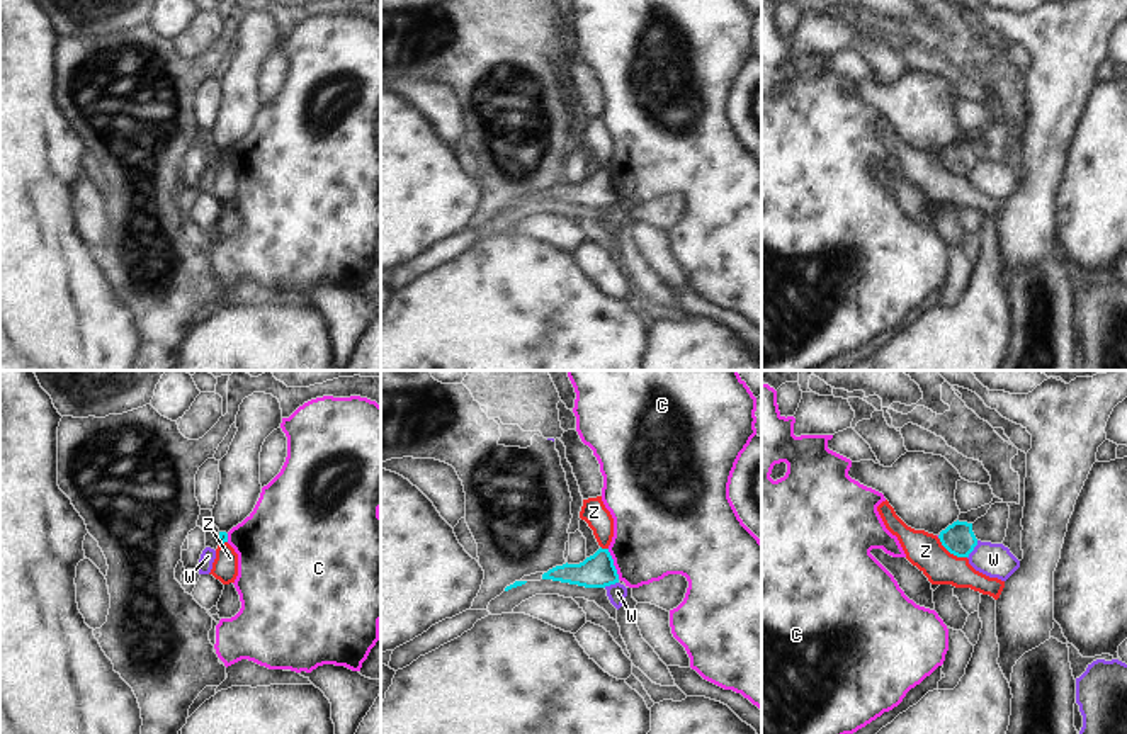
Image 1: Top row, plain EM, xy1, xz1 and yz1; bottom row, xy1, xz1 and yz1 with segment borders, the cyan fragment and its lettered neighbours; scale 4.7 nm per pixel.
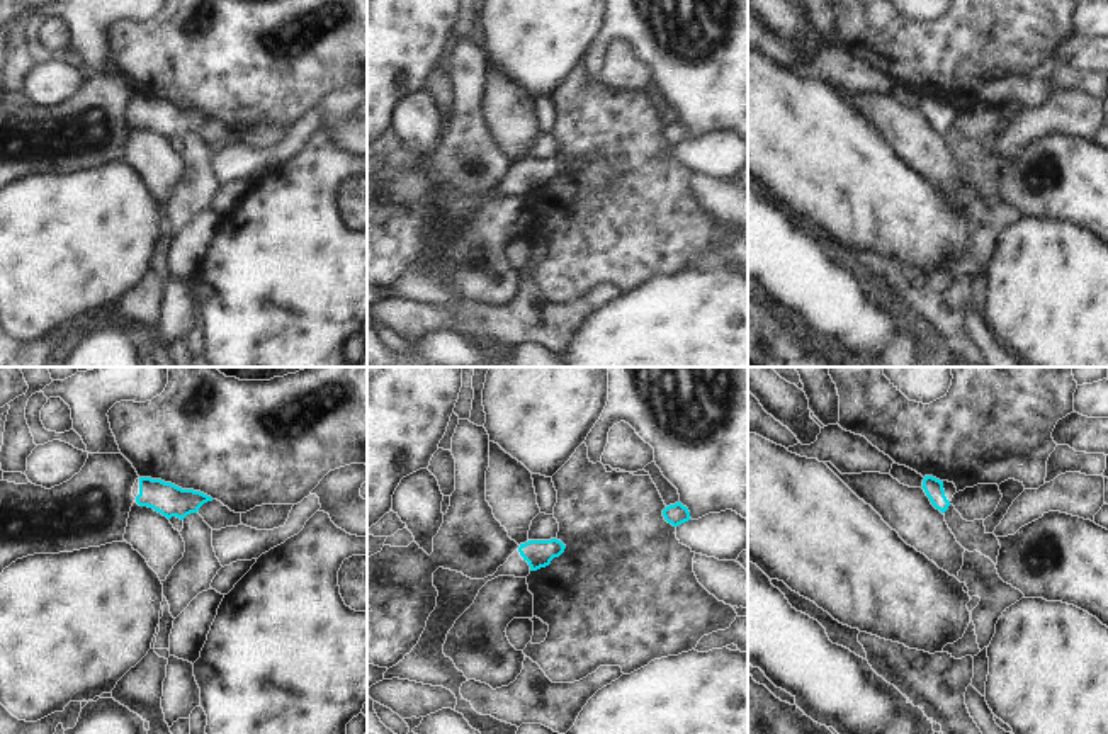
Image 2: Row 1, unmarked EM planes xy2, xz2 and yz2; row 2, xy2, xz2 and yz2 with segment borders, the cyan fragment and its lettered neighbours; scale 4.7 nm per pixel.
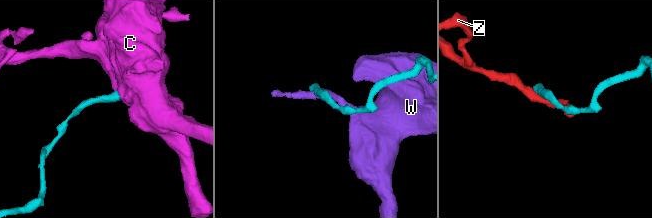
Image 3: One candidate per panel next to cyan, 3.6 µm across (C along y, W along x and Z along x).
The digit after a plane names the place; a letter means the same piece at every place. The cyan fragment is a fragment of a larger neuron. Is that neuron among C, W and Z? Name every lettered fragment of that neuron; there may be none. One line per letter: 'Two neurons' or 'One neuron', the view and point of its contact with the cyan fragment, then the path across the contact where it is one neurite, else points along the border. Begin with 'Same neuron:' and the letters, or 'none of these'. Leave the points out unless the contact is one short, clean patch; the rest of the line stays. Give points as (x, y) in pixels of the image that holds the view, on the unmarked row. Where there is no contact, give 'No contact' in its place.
Same neuron: none of these
C: Two neurons. Touches cyan at xz1 (612, 184). Boundary: xz1 (607, 169), (619, 197)
W: Two neurons. Touches cyan at yz1 (973, 169). Boundary: yz1 (978, 160), (968, 177)
Z: Two neurons. Touches cyan at yz1 (951, 172). Boundary: yz1 (937, 157), (951, 172), (966, 177).

